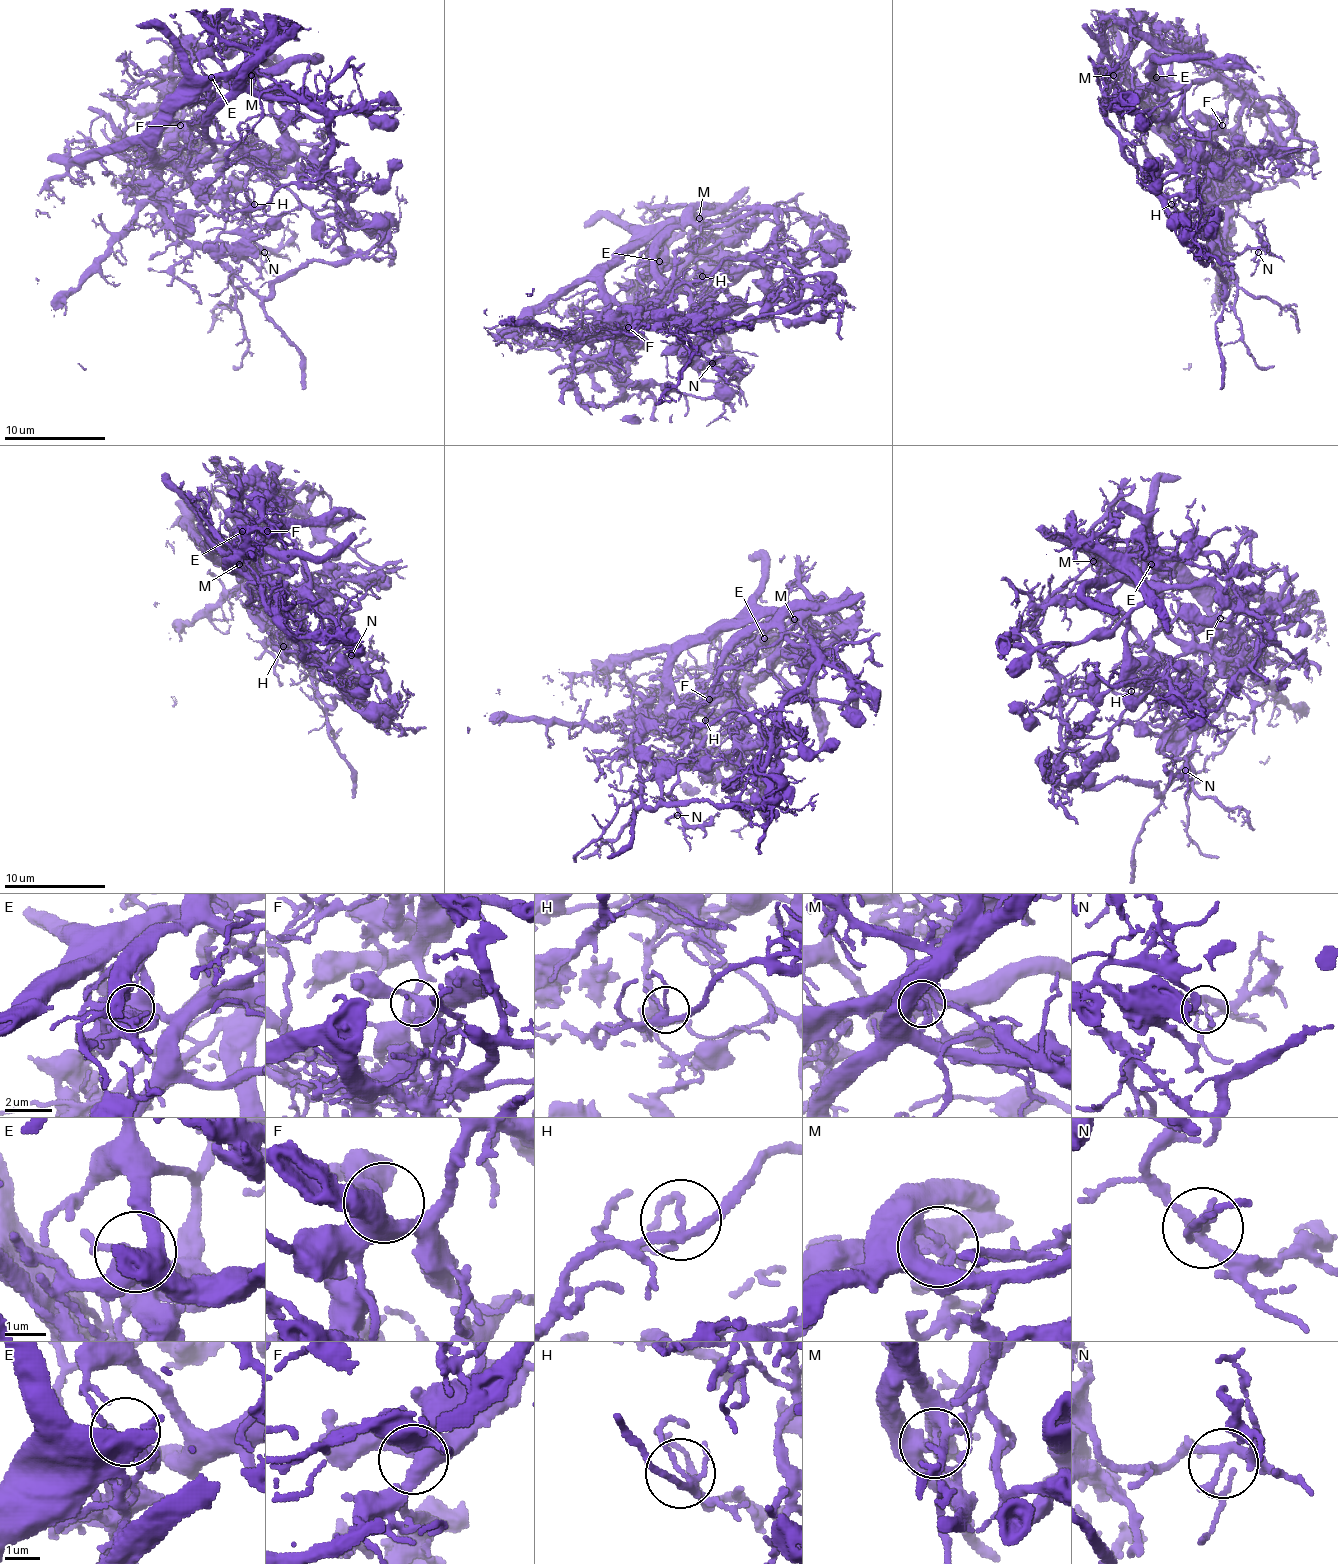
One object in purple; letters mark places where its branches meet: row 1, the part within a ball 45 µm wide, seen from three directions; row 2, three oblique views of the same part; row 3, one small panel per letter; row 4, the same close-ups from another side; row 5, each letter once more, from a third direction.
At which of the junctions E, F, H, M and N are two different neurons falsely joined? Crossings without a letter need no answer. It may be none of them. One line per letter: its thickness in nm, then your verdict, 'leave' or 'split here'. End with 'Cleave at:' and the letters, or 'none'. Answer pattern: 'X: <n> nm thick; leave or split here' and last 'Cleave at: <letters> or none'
E: 500 nm thick; leave
F: 400 nm thick; leave
H: 180 nm thick; leave
M: 280 nm thick; split here
N: 200 nm thick; leave
Cleave at: M

